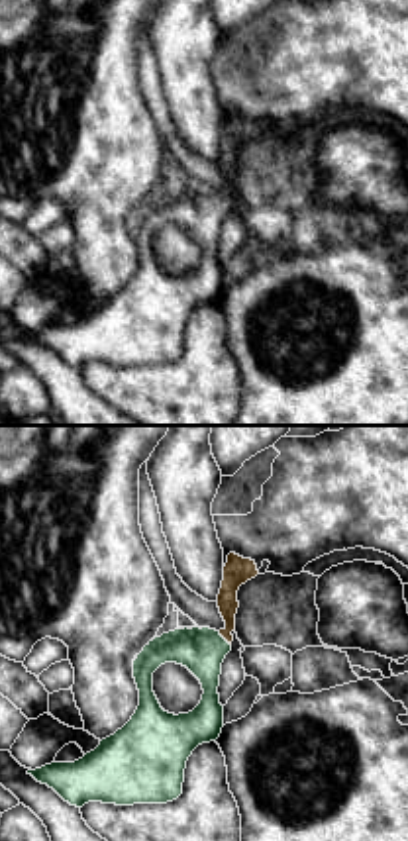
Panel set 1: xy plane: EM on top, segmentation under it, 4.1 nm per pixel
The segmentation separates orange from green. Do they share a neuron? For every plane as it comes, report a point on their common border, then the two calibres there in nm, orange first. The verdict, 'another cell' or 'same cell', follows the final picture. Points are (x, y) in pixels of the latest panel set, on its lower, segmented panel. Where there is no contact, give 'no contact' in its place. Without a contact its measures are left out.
contact (224, 638); calibres 90 and 190 nm

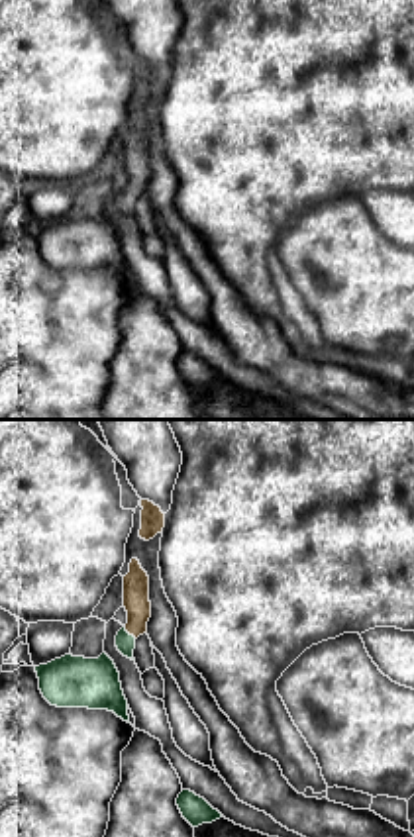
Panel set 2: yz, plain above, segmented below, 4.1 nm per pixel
contact (130, 634); calibres 110 and 80 nm

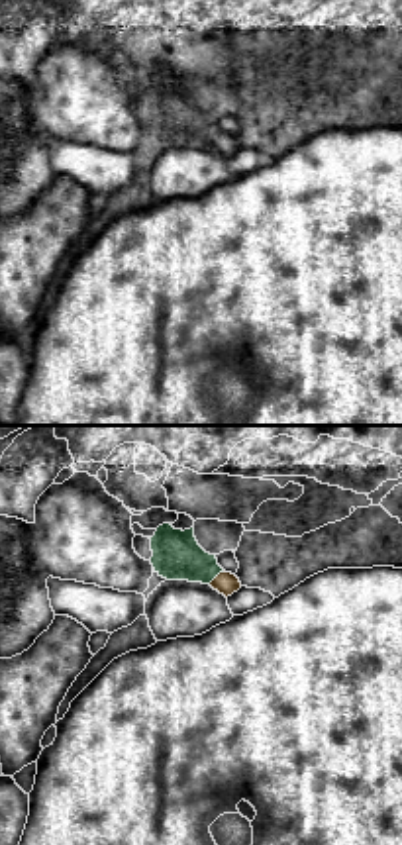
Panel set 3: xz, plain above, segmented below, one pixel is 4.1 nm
contact (218, 575); calibres 90 and 200 nm

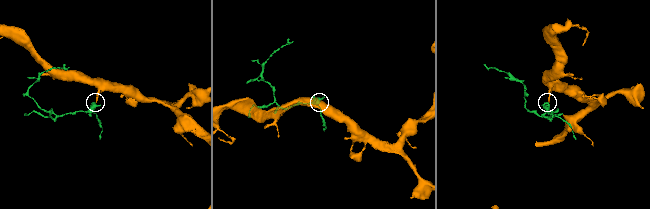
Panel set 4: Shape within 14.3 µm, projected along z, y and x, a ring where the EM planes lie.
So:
same cell

